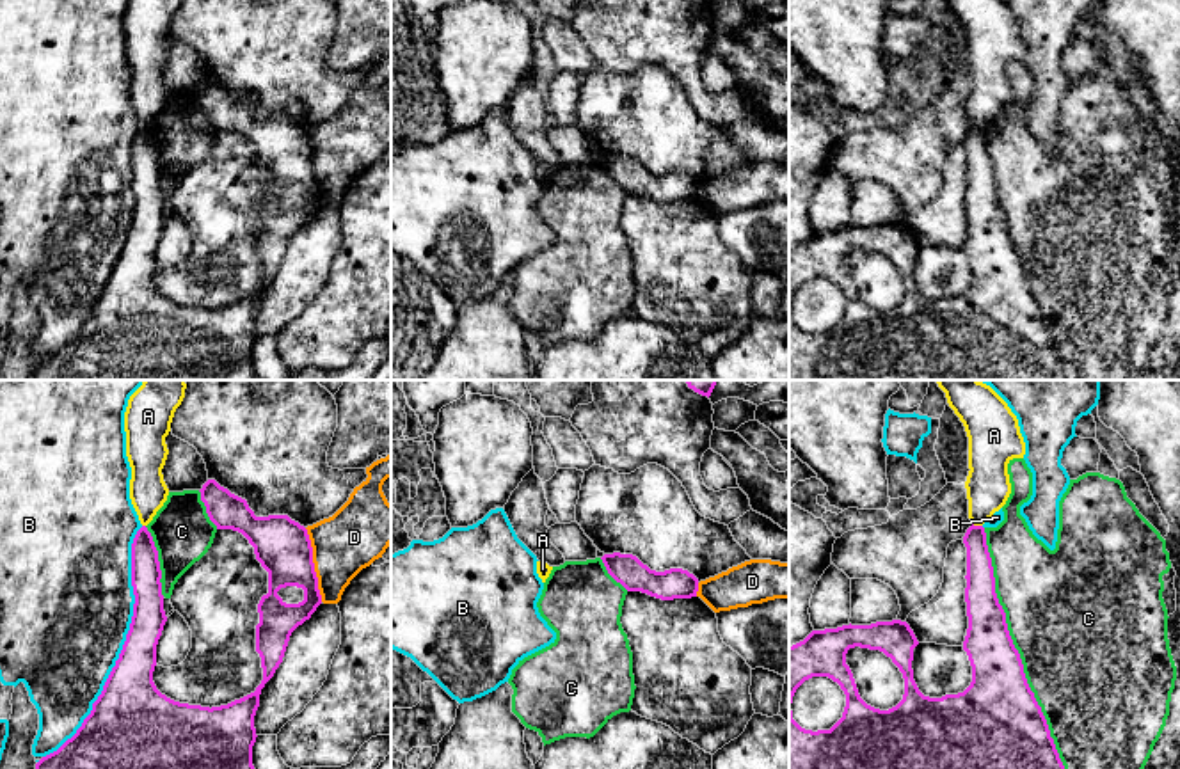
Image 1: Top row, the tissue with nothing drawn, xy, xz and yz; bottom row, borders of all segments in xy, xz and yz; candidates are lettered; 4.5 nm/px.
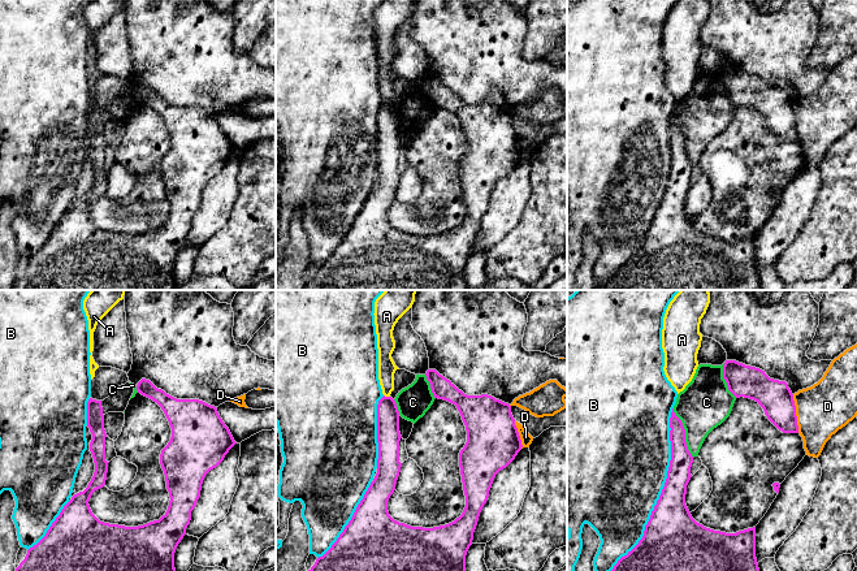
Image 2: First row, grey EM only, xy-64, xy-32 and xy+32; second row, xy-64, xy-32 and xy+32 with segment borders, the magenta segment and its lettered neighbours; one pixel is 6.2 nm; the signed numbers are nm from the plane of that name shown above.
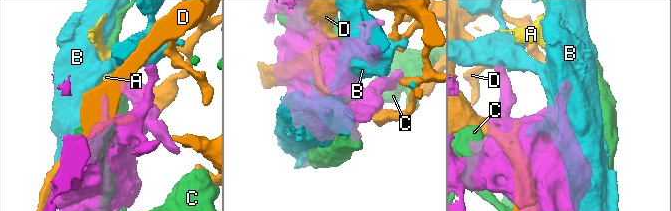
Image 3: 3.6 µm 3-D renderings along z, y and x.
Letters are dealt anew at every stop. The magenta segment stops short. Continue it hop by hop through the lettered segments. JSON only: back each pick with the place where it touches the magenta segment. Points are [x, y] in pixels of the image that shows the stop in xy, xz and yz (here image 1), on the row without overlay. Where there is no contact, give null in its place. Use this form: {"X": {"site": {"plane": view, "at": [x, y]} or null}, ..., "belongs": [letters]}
{"belongs": []}

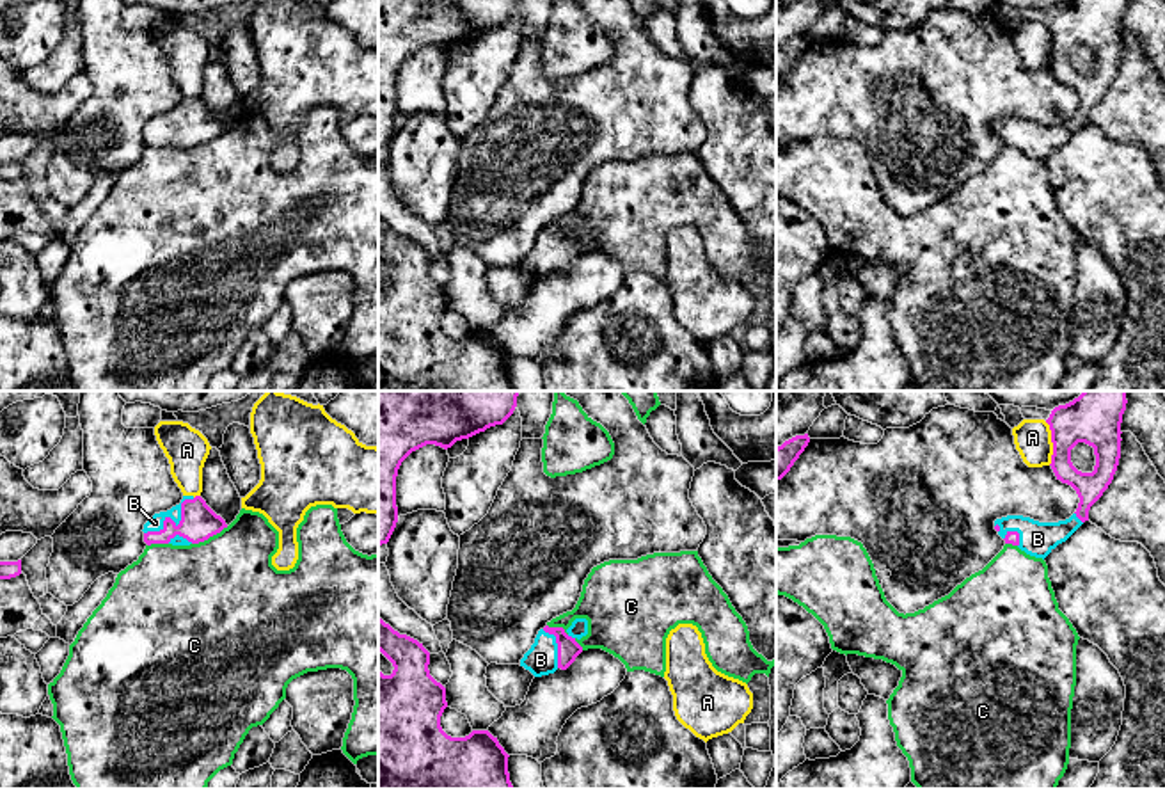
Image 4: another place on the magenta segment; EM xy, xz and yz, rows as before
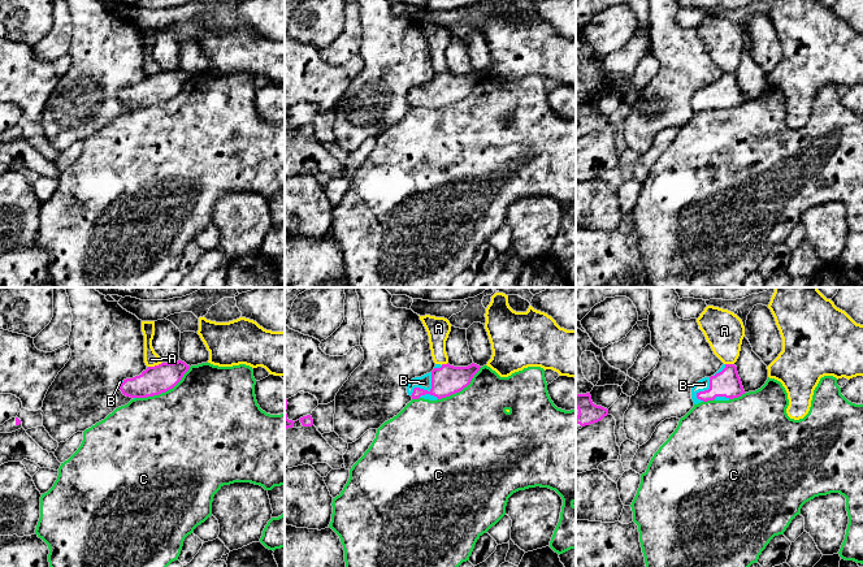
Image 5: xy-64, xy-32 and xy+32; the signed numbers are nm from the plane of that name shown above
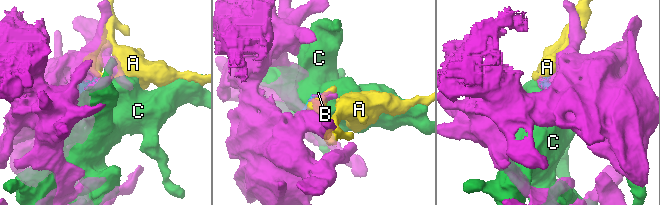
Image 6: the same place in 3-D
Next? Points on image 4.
{"B": {"site": {"plane": "xy", "at": [174, 125]}}, "belongs": ["B"]}

